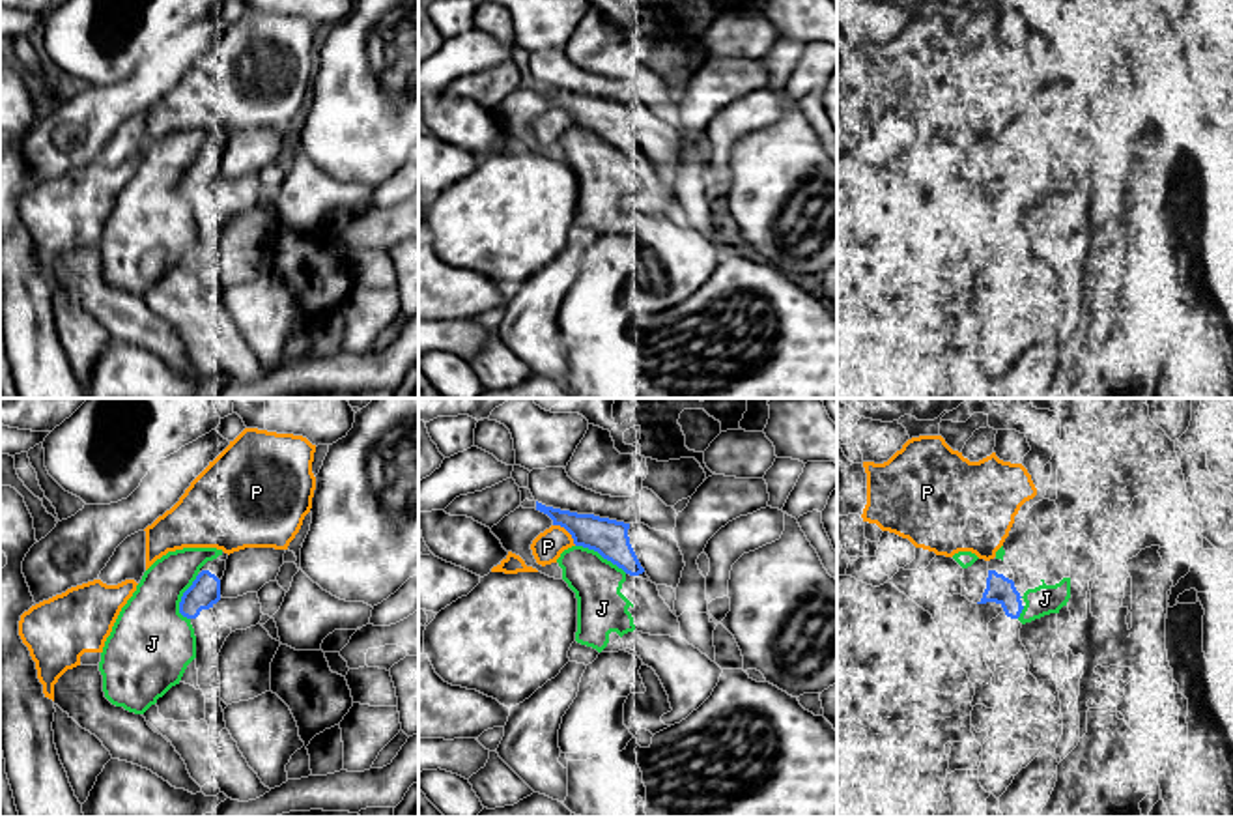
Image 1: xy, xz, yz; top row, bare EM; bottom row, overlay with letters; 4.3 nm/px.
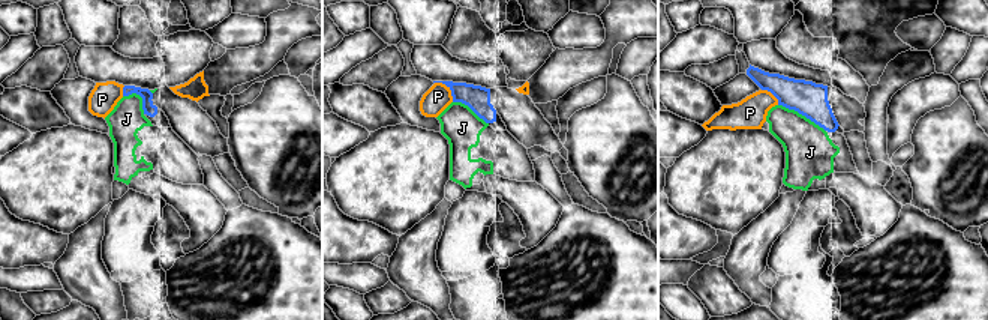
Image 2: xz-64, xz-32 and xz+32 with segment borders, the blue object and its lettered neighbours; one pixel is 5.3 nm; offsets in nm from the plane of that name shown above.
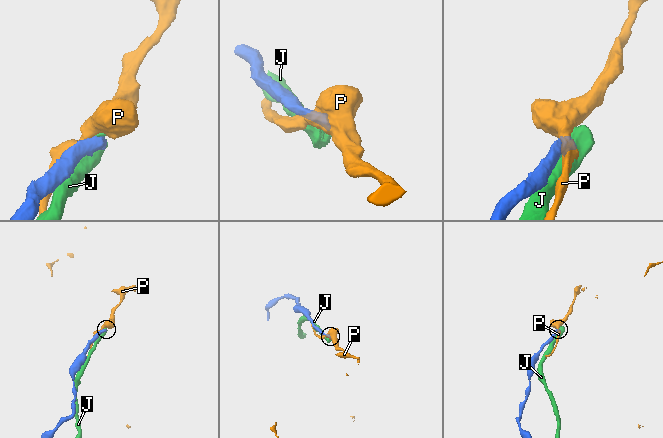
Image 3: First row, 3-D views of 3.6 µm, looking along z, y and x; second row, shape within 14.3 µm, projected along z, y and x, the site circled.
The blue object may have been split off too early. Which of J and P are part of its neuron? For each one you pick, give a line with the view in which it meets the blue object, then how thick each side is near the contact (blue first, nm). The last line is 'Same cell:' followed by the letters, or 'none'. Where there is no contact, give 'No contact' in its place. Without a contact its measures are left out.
Same cell: none

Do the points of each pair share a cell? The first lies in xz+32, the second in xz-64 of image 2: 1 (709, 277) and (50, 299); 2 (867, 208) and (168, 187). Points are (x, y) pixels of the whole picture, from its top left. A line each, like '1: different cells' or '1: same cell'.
1: same cell
2: same cell

